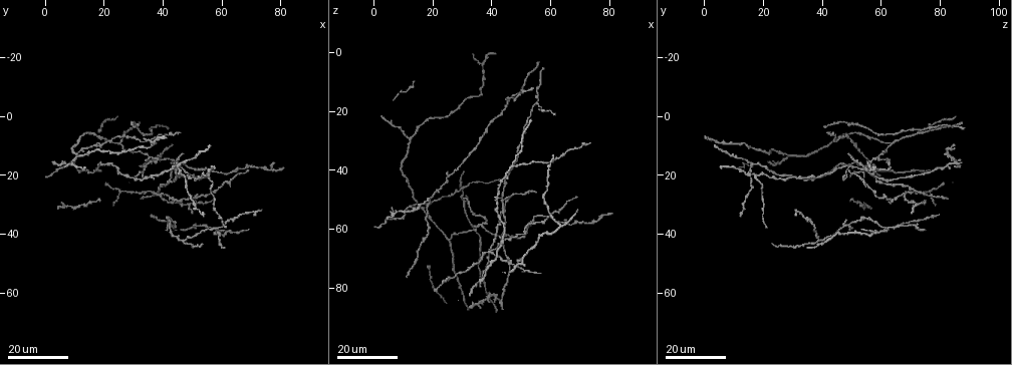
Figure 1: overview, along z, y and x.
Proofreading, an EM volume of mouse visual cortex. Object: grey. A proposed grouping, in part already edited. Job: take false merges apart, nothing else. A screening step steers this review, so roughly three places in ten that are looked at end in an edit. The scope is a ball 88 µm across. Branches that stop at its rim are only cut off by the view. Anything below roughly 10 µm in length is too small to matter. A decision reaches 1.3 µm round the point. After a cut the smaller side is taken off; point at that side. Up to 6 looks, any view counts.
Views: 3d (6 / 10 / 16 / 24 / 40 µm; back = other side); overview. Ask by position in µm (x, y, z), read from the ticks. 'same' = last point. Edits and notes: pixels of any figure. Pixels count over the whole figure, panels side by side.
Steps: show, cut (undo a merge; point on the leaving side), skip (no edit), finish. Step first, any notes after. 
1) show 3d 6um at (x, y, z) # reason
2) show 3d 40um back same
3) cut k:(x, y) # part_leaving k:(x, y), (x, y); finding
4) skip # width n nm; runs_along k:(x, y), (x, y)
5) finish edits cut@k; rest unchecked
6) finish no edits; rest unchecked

show 3d 24um at (46, 43, 38) # branch point

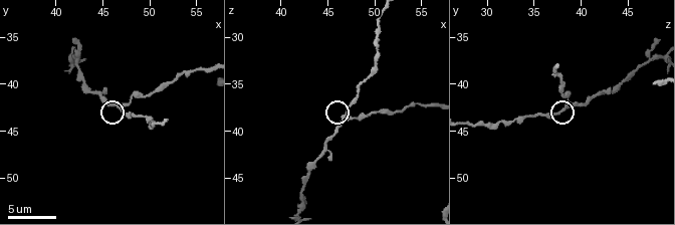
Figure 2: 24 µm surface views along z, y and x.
show 3d 6um at (47.0, 42.6, 38.2) # zoom in

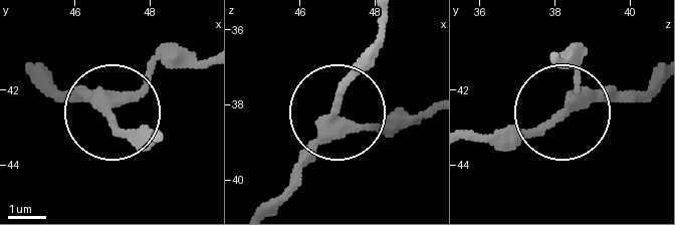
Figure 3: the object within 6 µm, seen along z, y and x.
skip # side_arm 19 um; arms 3; continuous, no second neuron

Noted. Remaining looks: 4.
show 3d 16um at (36, 25, 69) # branch point

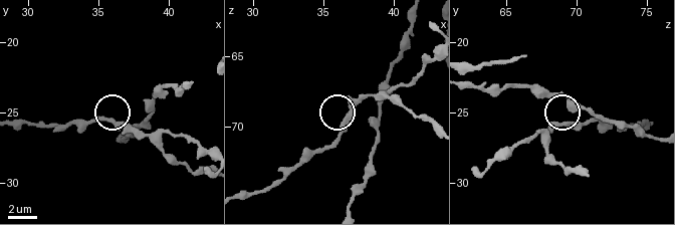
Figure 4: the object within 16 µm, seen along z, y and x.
show 3d 10um at (36.8, 26.0, 69.6)

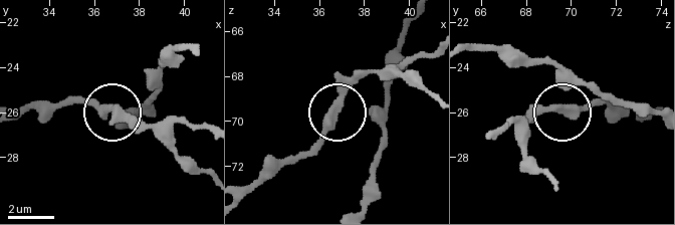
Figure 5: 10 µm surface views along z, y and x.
skip # arms 3; one neuron here

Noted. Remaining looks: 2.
show 3d 24um at (36, 14, 59) # two arms in line, one across

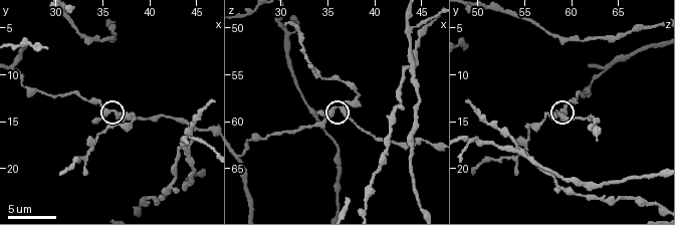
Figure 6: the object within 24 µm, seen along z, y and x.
show 3d 6um at (36.4, 14.0, 58.4)

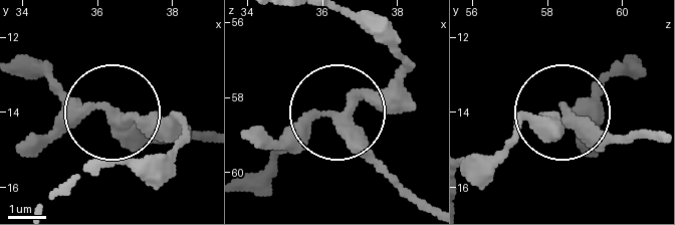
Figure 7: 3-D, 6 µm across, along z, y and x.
skip # side_arm 17 um; arms 3; one neuron here

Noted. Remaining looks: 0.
finish no edits; rest unchecked

